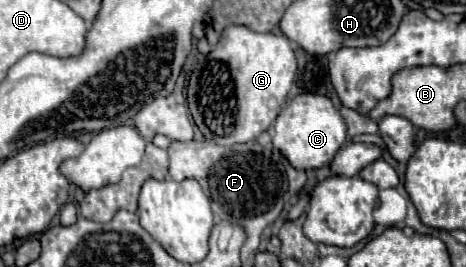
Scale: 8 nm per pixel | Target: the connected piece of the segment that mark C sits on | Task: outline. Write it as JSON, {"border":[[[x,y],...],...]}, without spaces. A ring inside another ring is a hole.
{"border":[[[302,93],[296,95],[278,115],[276,119],[276,135],[272,139],[274,147],[290,161],[296,169],[318,169],[328,165],[336,151],[346,141],[346,123],[340,111],[332,105],[330,97],[318,93]]]}

